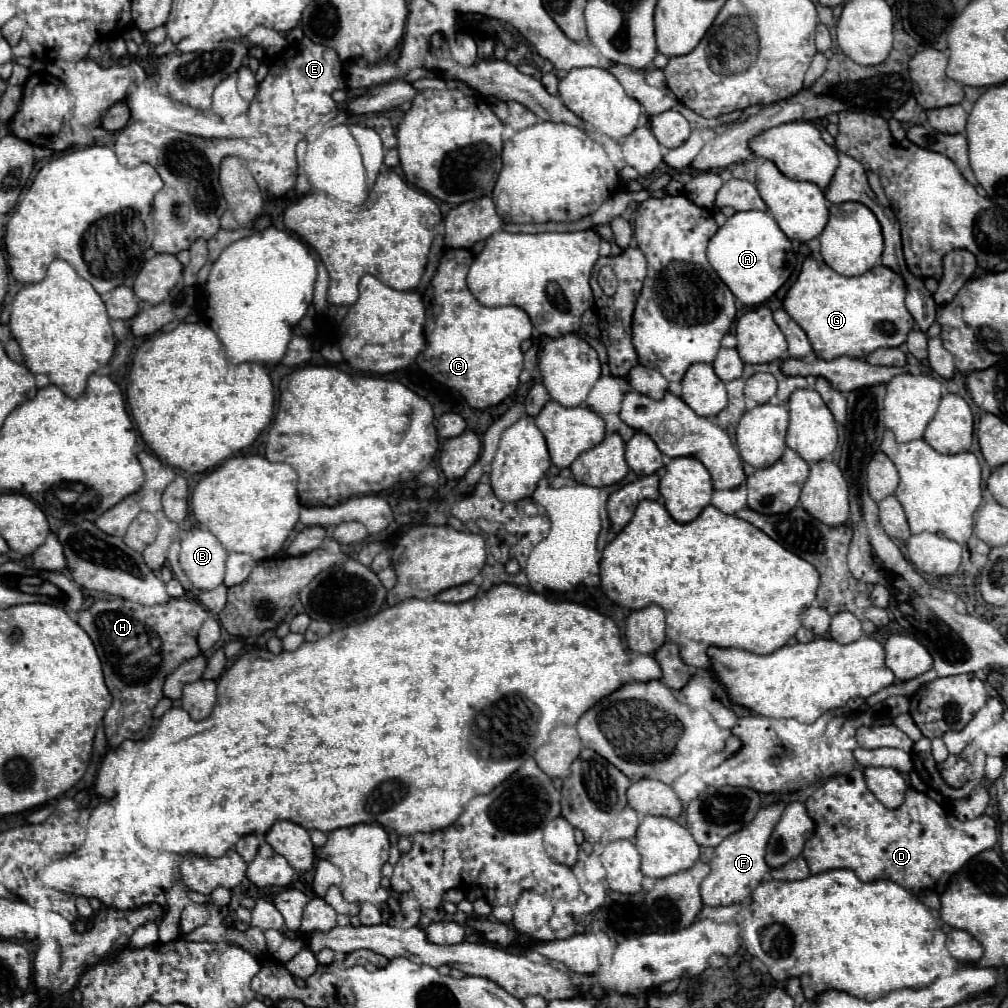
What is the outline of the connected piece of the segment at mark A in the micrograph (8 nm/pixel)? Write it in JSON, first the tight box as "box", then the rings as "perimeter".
{"box":[708,210,796,306],"perimeter":[[[762,210],[736,212],[712,236],[708,244],[708,260],[730,288],[730,292],[748,306],[762,304],[790,278],[796,268],[796,254],[792,240],[782,234],[772,214]]]}

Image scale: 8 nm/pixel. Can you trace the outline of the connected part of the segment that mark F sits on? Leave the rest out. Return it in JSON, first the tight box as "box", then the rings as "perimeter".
{"box":[700,804,782,906],"perimeter":[[[782,804],[762,808],[758,812],[758,816],[754,818],[754,822],[750,822],[750,826],[746,826],[746,830],[732,834],[730,838],[726,838],[726,842],[716,846],[714,858],[710,860],[710,874],[700,884],[702,904],[728,906],[734,902],[744,902],[752,896],[752,892],[756,890],[756,886],[760,884],[764,874],[768,872],[768,866],[764,862],[764,850],[766,850],[768,836],[772,832],[774,824],[778,822],[780,814],[782,814]]]}

